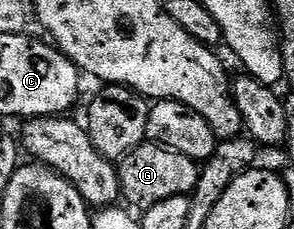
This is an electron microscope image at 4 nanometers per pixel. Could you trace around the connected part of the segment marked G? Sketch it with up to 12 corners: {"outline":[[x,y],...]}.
{"outline":[[144,142],[117,167],[132,209],[191,196],[193,158]]}

